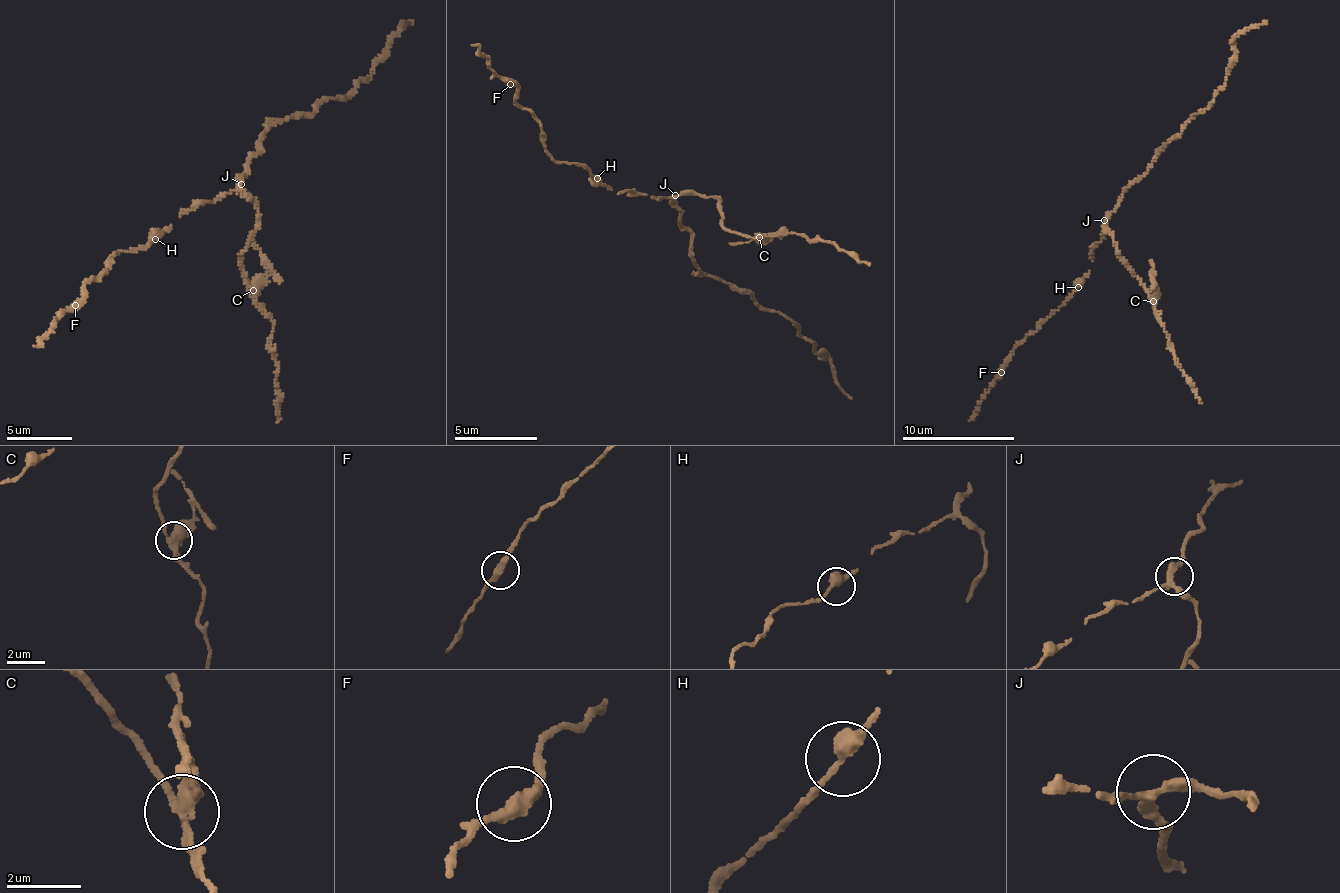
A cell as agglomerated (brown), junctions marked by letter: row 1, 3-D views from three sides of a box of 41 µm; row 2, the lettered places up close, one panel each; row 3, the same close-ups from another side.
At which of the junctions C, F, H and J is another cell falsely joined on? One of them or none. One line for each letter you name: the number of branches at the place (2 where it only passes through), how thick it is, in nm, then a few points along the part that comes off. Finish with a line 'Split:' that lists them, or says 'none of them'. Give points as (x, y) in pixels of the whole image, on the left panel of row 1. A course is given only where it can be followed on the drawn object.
C: 3 branches meet; 320 nm thick; foreign part runs (253, 291), (268, 262), (248, 242)
Split: C

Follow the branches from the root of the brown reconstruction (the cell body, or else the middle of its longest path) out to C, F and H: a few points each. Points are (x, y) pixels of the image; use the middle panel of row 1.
C: (675, 200), (682, 194), (714, 194), (723, 210), (723, 226), (742, 236), (760, 238)
F: (675, 200), (624, 188), (619, 194), (595, 182), (586, 166), (552, 161), (537, 121), (519, 108), (510, 84)
H: (675, 200), (631, 195), (624, 188), (619, 194), (606, 190), (597, 178)

